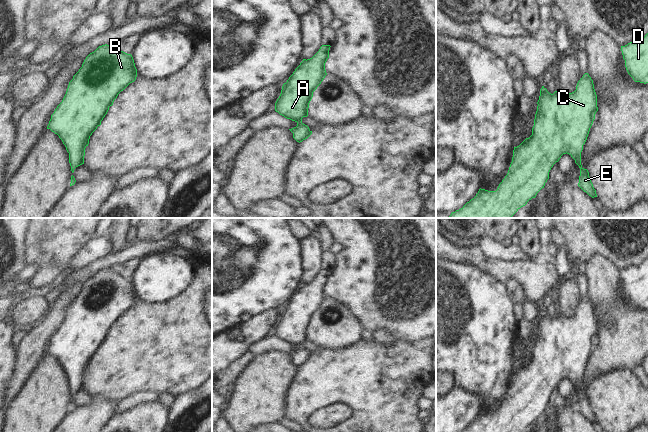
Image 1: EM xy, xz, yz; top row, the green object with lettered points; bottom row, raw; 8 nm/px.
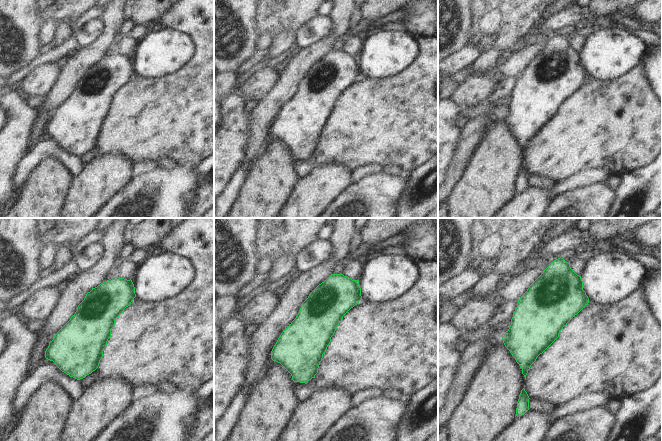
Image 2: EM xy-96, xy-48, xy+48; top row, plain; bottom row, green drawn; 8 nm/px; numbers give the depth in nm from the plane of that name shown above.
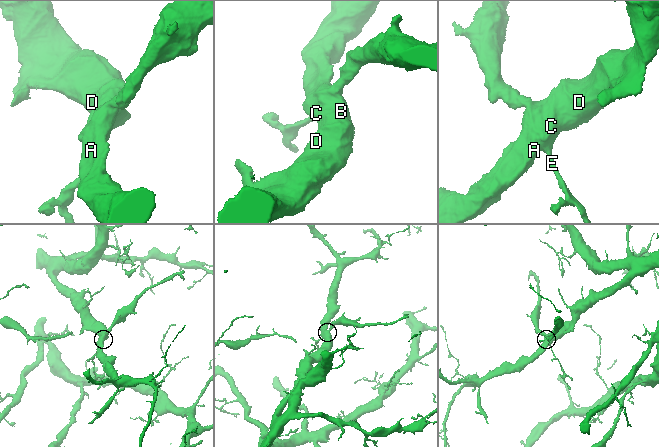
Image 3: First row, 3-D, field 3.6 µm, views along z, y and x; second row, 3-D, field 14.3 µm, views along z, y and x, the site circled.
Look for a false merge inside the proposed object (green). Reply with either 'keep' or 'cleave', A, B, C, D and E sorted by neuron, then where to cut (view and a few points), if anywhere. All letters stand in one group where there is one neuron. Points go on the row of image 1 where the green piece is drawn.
keep | A B C D E | no cut

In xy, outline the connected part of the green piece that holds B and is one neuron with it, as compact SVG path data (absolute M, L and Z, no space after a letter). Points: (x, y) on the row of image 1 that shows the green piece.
M113 45L99 46L94 52L90 53L84 60L82 67L69 82L66 94L62 102L57 106L47 126L52 132L57 134L62 140L69 153L69 163L72 173L74 169L84 164L85 148L89 144L92 133L101 125L101 121L107 114L109 107L113 105L118 94L123 91L137 77L137 69L131 54L121 51Z

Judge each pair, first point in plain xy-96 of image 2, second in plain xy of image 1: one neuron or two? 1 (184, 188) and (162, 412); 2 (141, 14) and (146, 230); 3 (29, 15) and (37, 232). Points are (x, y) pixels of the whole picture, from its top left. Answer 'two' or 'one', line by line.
1: one
2: one
3: two

